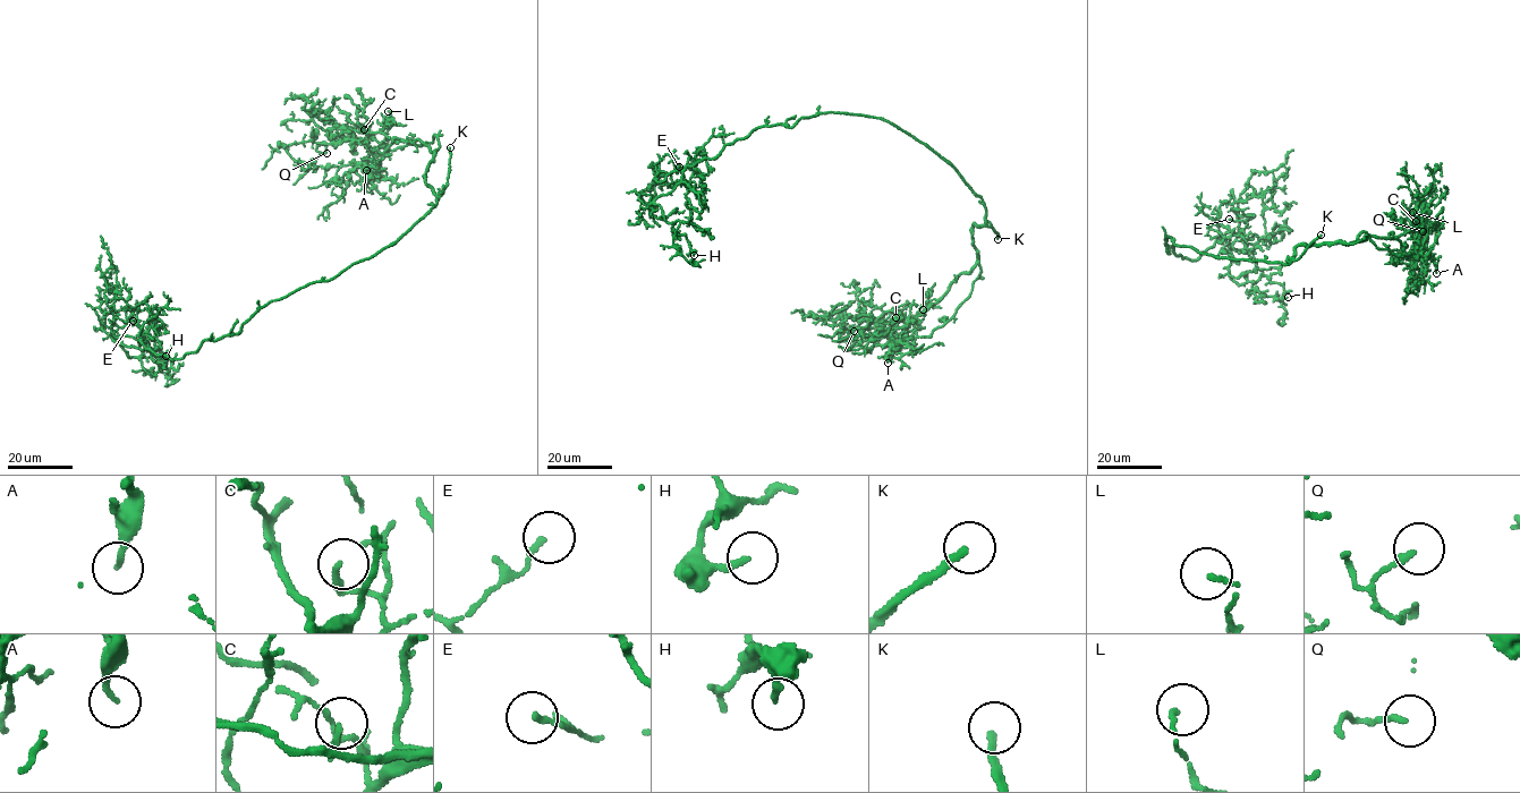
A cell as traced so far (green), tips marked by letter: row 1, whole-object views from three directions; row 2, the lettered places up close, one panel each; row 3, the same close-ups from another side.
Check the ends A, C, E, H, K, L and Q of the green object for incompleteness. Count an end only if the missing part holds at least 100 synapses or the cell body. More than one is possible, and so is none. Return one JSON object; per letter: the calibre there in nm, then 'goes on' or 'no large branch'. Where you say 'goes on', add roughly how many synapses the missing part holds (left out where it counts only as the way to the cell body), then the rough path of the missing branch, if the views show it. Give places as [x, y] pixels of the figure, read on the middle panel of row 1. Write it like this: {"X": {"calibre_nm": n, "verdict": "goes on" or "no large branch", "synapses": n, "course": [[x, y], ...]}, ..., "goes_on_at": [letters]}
{"A": {"calibre_nm": 160, "verdict": "no large branch"}, "C": {"calibre_nm": 160, "verdict": "no large branch"}, "E": {"calibre_nm": 150, "verdict": "no large branch"}, "H": {"calibre_nm": 180, "verdict": "no large branch"}, "K": {"calibre_nm": 190, "verdict": "goes on", "course": [[998, 239], [1005, 269], [1030, 308], [1033, 349], [1036, 354]]}, "L": {"calibre_nm": 120, "verdict": "no large branch"}, "Q": {"calibre_nm": 150, "verdict": "no large branch"}, "goes_on_at": ["K"]}

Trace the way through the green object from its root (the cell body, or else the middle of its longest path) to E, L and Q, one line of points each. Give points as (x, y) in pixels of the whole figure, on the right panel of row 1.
E: (1190, 246), (1165, 233), (1165, 252), (1195, 259), (1237, 233), (1238, 212), (1229, 219)
L: (1190, 246), (1219, 258), (1287, 263), (1298, 245), (1367, 237), (1380, 248), (1418, 257), (1421, 228), (1412, 212)
Q: (1190, 246), (1219, 258), (1287, 263), (1298, 245), (1353, 242), (1364, 232), (1391, 238), (1433, 224), (1423, 231)

